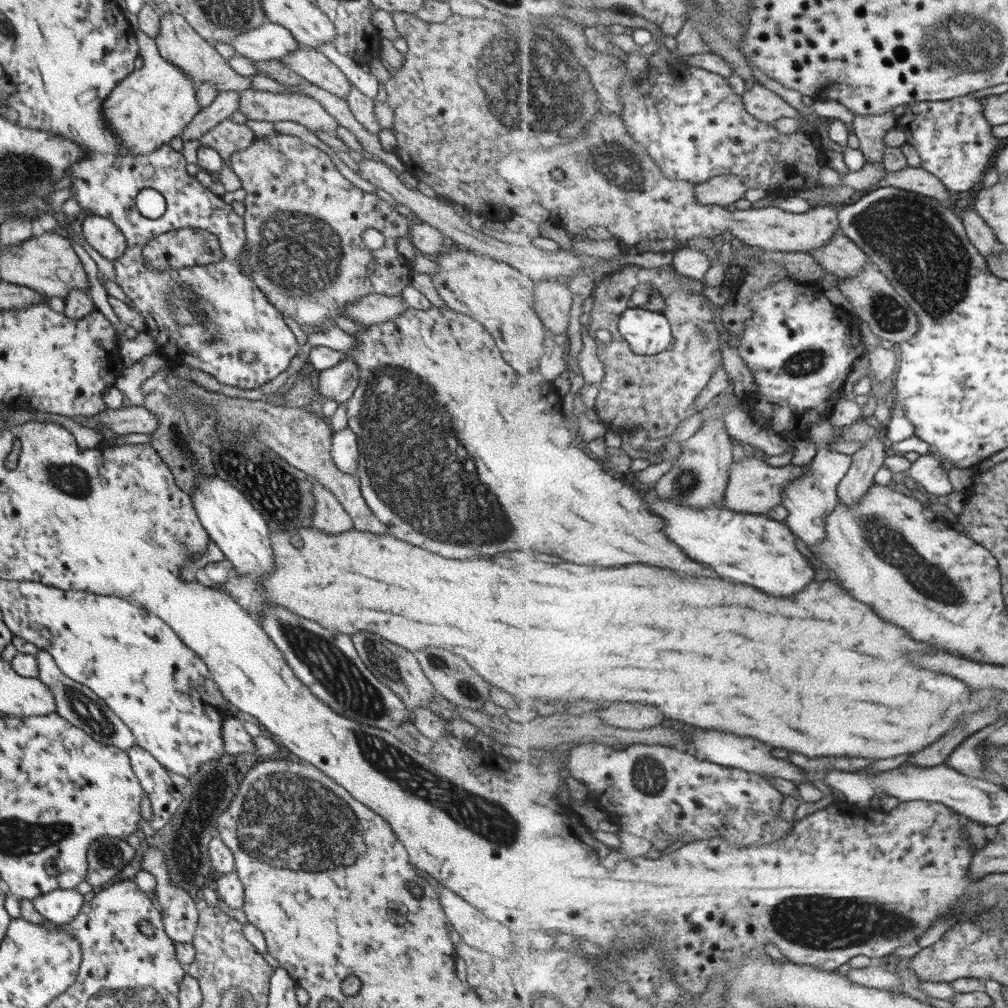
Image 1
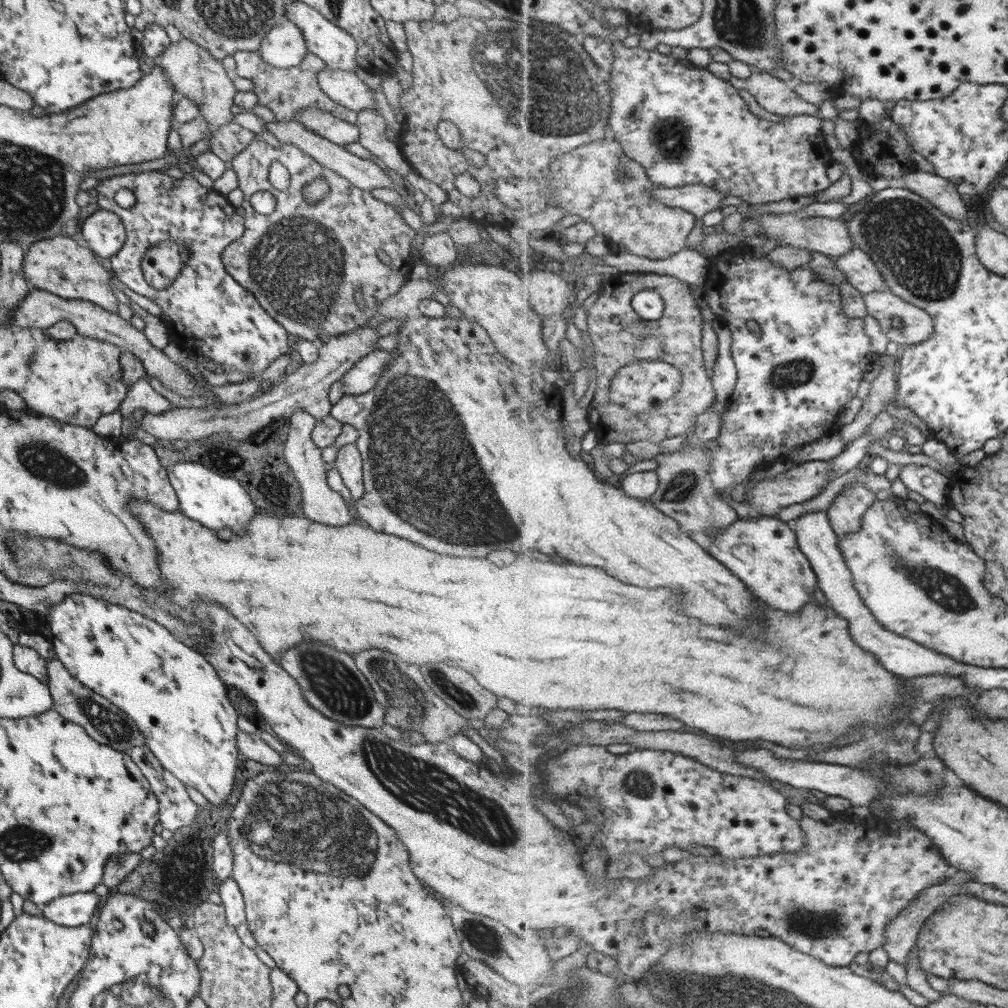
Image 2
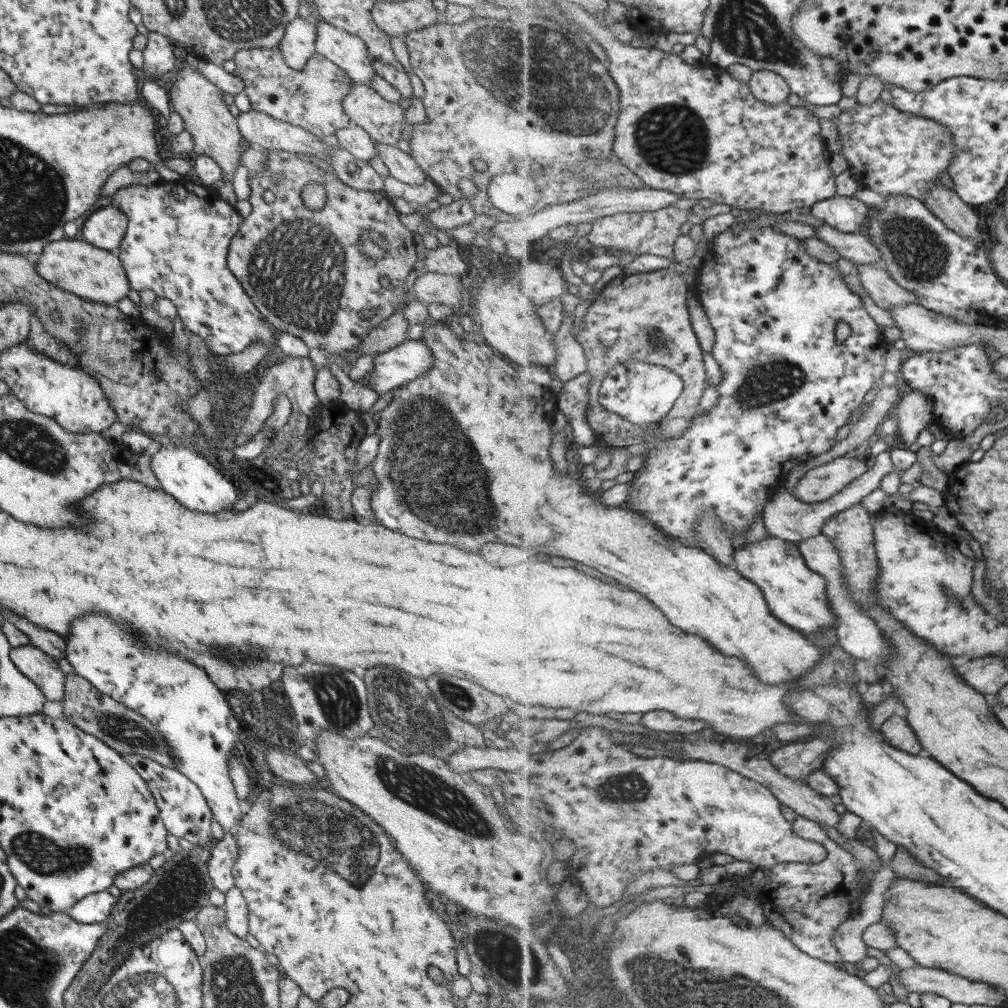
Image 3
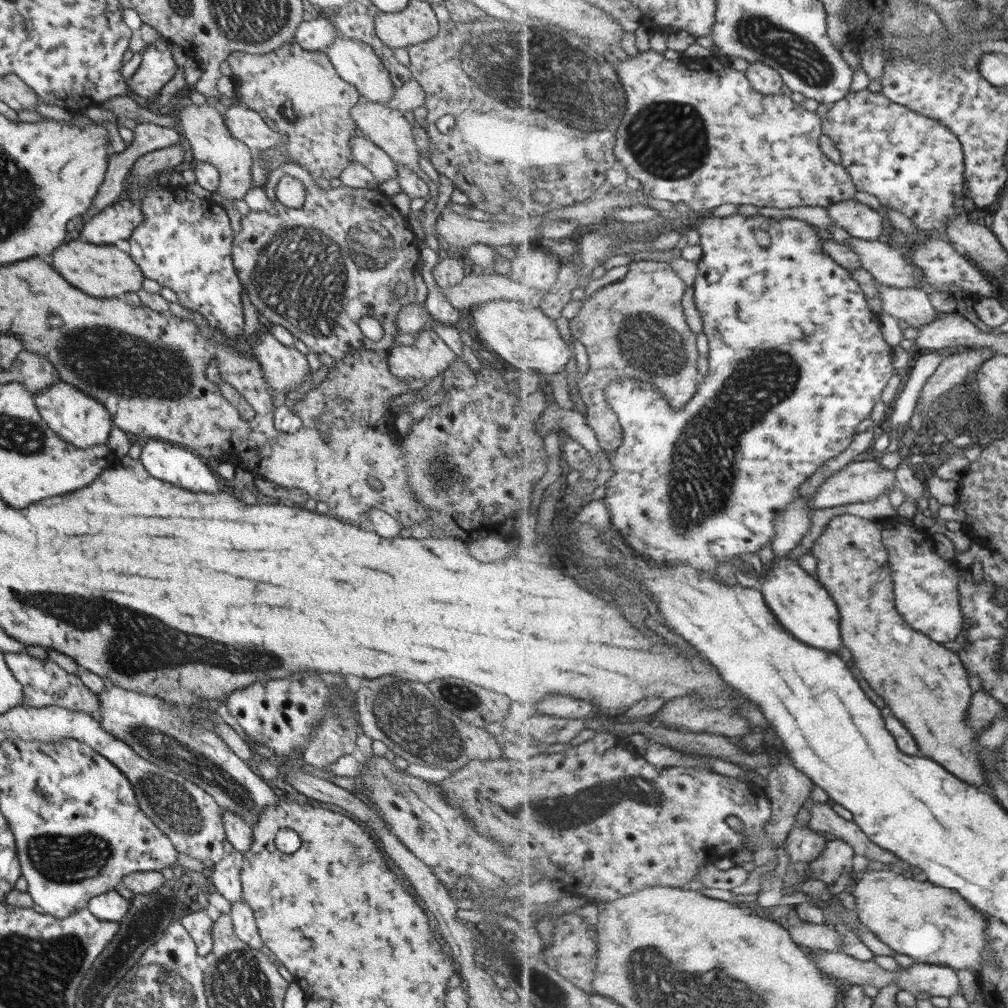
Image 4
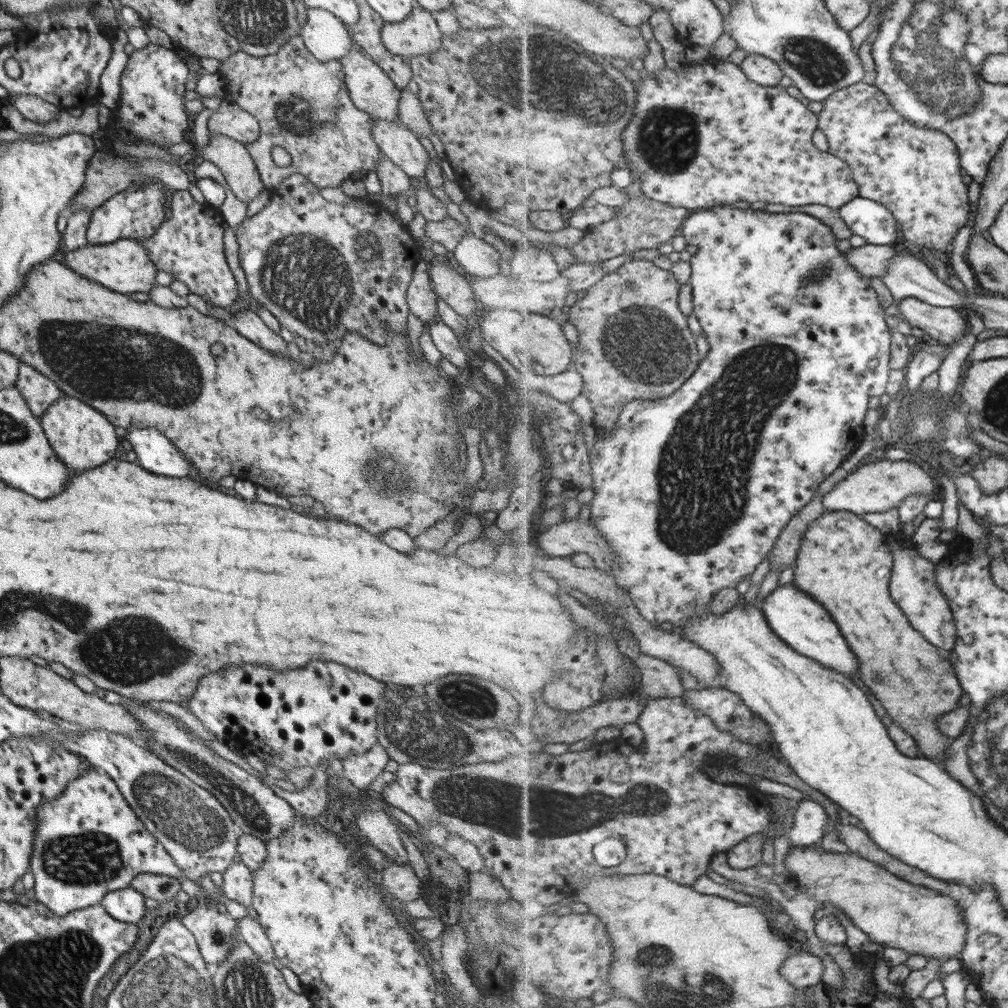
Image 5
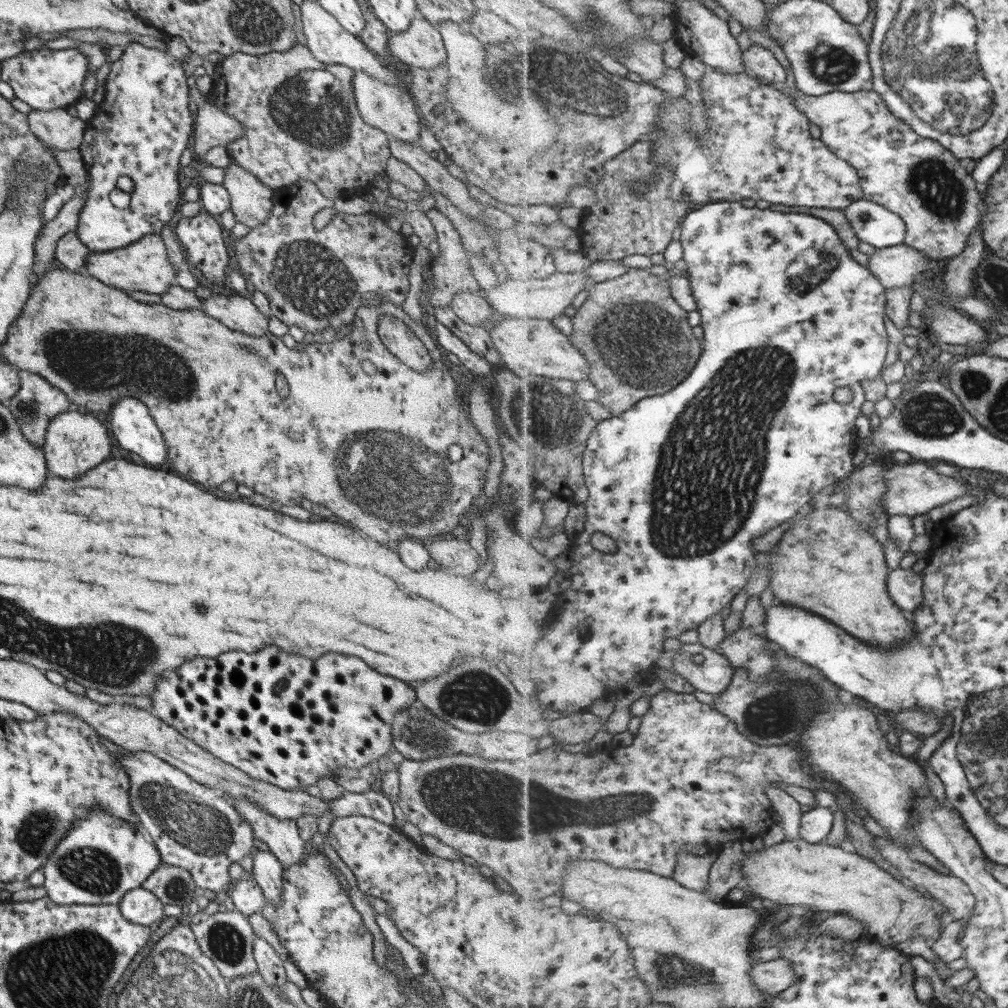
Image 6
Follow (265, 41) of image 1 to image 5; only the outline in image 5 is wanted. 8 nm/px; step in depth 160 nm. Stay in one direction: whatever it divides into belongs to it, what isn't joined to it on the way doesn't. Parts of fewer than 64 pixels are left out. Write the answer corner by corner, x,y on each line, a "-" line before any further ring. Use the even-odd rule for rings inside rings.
309,7
306,11
305,24
300,28
299,36
305,48
319,62
337,61
355,47
347,26
334,14

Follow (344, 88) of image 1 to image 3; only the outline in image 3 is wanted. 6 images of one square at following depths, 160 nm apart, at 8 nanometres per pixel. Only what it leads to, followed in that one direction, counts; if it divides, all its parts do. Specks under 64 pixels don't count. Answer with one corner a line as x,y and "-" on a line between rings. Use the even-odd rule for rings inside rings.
351,82
349,92
343,97
342,107
348,120
352,124
360,126
371,137
372,141
394,145
402,137
404,110
399,107
398,103
391,103
383,99
369,85

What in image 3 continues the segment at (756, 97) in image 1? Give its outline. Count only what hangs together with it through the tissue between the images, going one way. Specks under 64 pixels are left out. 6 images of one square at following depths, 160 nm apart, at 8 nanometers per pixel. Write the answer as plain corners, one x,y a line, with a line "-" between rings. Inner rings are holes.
768,70
754,71
750,80
752,93
770,105
785,103
792,88
784,76

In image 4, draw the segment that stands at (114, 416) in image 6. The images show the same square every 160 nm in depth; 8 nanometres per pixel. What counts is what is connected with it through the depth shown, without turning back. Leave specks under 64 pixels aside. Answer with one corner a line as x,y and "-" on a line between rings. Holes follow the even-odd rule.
151,439
140,446
138,461
157,480
193,492
214,493
219,491
217,480
211,473
213,467
191,450
172,443

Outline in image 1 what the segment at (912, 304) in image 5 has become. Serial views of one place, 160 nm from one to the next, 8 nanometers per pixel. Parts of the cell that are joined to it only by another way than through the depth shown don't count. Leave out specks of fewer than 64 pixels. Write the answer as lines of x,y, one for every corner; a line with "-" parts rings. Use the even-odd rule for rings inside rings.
843,233
833,237
829,244
807,253
811,253
819,264
837,278
850,278
861,274
870,260
868,253

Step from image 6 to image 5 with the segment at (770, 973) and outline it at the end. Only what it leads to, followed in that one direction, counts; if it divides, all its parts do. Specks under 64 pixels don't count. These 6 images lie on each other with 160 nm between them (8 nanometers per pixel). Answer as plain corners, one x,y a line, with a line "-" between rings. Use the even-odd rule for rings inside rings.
800,952
780,968
780,973
797,988
813,987
823,980
822,957
811,953

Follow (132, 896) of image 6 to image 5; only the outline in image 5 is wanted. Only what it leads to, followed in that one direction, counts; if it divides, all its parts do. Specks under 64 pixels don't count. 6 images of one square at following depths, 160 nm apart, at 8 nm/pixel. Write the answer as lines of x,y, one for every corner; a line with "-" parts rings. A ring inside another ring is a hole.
129,886
108,892
100,899
99,905
113,920
119,923
137,924
145,915
146,907
143,899
142,894

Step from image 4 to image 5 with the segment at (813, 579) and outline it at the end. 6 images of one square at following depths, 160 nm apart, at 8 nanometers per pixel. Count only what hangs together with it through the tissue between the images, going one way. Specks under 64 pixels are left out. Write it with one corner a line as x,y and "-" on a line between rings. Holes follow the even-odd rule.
790,582
785,586
777,586
776,589
764,600
762,609
768,617
773,631
783,638
787,645
797,653
803,654
829,669
833,669
847,677
857,677
861,683
859,663
850,649
848,641
837,624
836,619
815,597
805,594
799,585

